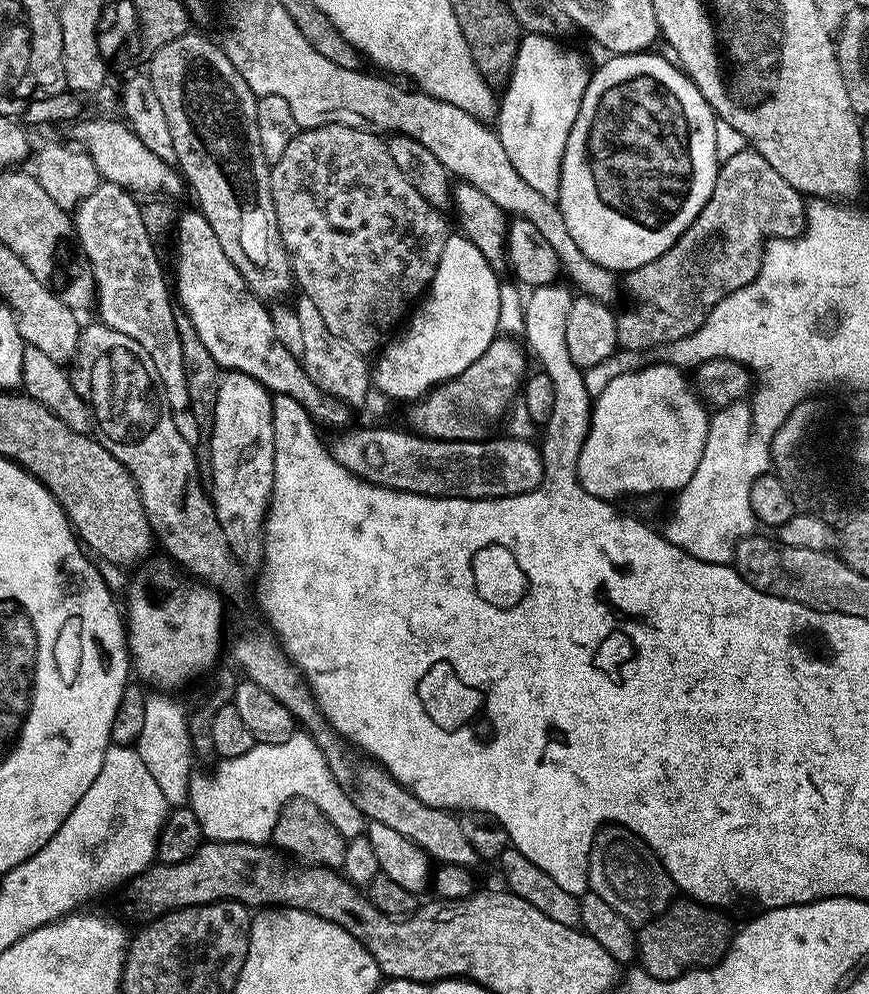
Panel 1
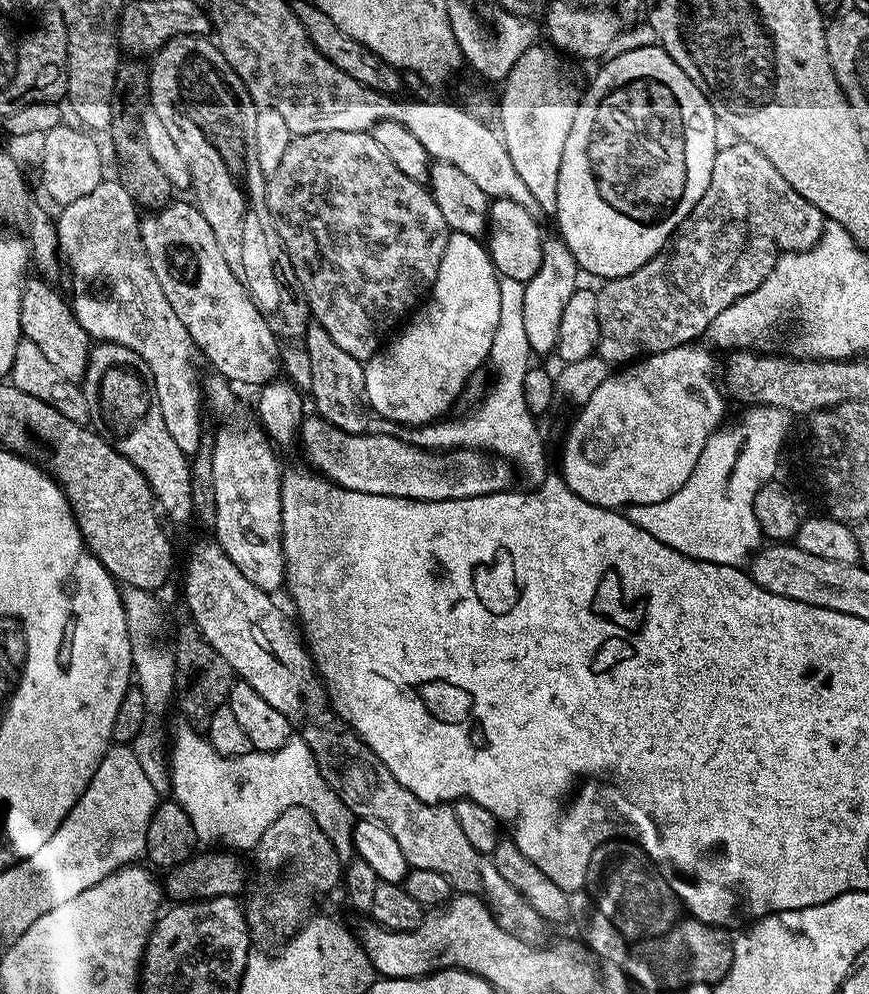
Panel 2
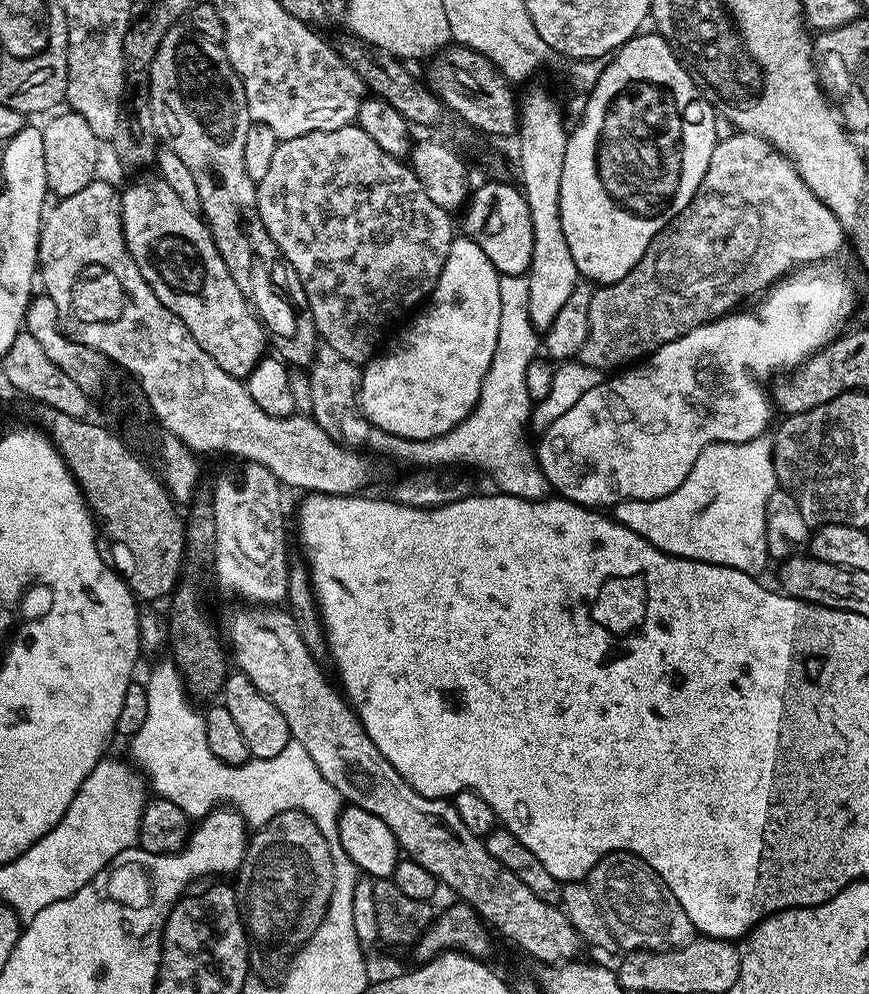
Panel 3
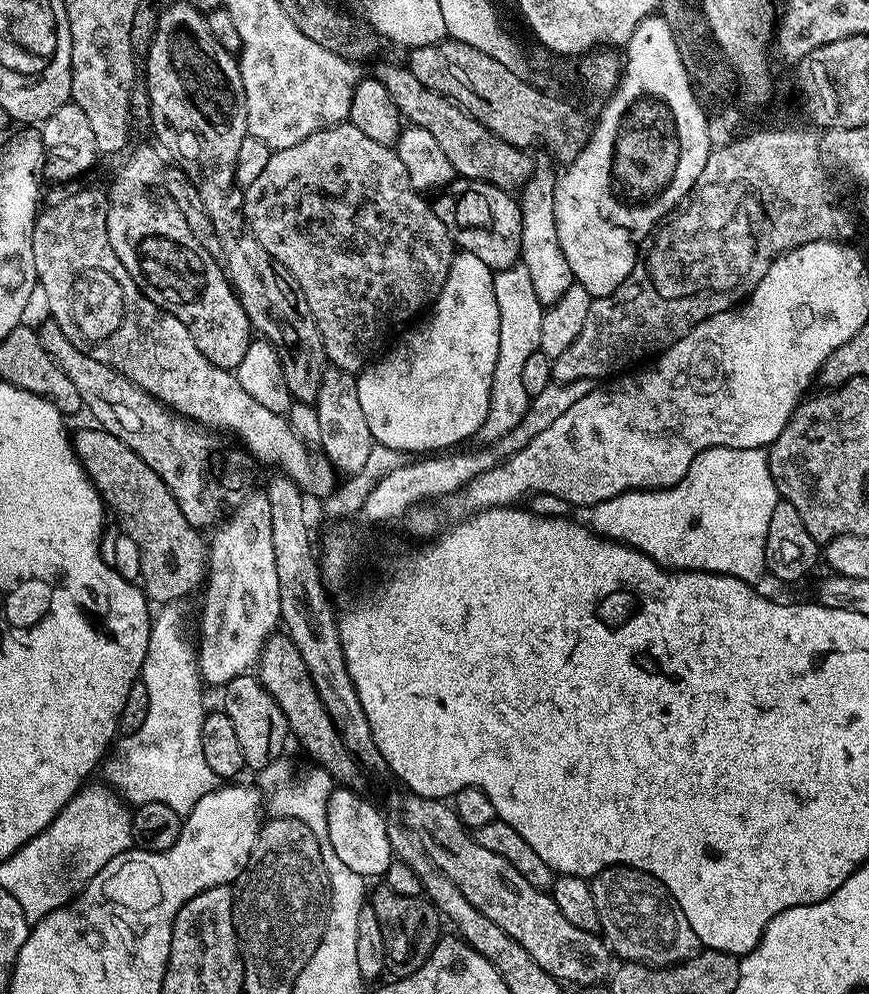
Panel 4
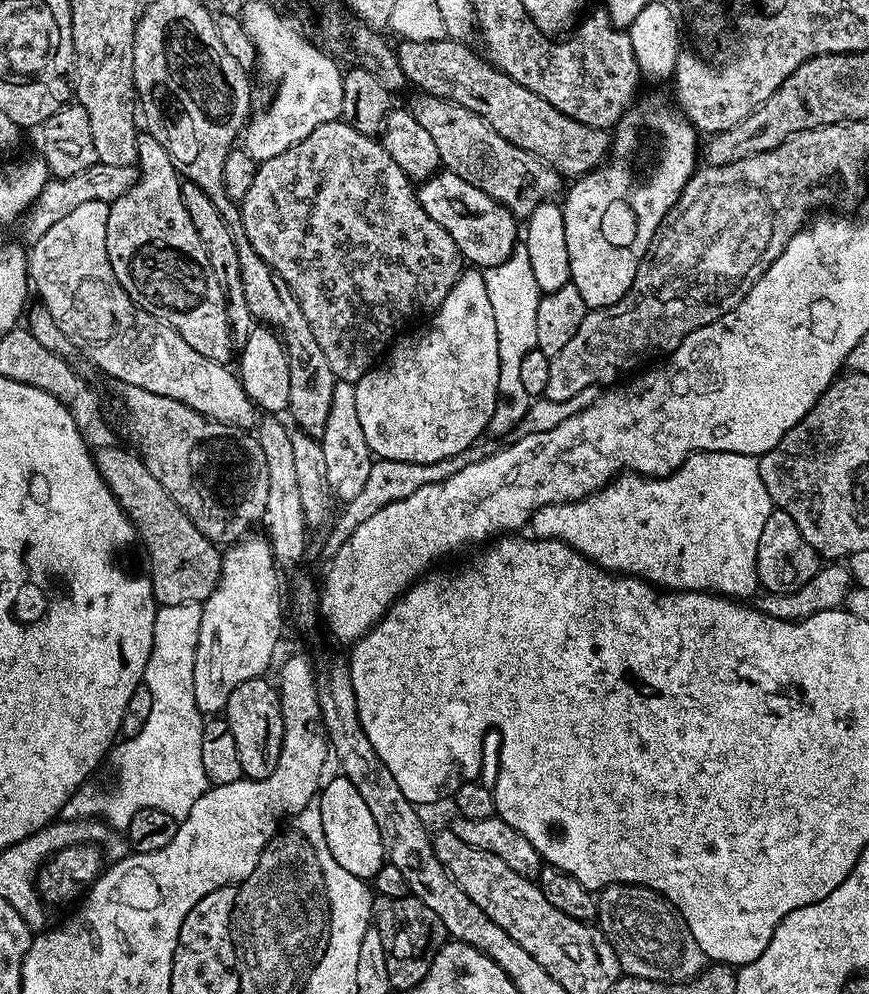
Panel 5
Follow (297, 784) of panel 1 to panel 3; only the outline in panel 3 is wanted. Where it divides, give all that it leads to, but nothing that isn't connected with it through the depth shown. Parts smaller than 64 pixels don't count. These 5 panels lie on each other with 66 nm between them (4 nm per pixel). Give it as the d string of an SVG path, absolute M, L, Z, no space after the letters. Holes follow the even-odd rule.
M165 658L153 666L146 687L146 722L142 722L142 730L131 737L131 759L157 797L174 802L178 810L196 822L203 820L213 808L234 808L252 830L286 810L298 810L306 813L314 826L324 832L333 854L342 853L342 838L338 838L340 795L322 778L318 766L314 766L310 754L306 754L300 744L289 742L286 750L274 754L274 758L250 758L244 764L227 764L211 753L210 742L202 735L201 713L196 713L197 705L185 691L184 680L171 659Z

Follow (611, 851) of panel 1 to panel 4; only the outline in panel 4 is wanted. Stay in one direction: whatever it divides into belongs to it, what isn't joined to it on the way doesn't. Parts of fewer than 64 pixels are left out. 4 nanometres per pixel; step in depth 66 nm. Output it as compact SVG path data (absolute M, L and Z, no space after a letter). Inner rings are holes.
M617 866L602 870L591 877L590 883L600 919L600 932L609 949L617 957L621 956L621 961L671 966L681 964L701 951L700 939L694 934L690 922L686 922L682 906L678 906L668 893L667 886L658 883L648 873Z

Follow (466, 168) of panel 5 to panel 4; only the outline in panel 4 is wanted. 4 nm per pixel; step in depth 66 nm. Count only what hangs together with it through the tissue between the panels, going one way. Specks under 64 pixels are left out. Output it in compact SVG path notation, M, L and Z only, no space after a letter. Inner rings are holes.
M380 64L374 72L374 78L390 90L394 106L398 106L401 117L408 124L422 126L430 130L430 135L442 146L450 166L454 166L457 177L465 180L481 180L499 188L509 190L523 189L534 171L532 160L523 148L516 148L502 138L496 137L490 129L476 121L452 100L442 94L434 93L424 83L418 82L409 67L400 64Z

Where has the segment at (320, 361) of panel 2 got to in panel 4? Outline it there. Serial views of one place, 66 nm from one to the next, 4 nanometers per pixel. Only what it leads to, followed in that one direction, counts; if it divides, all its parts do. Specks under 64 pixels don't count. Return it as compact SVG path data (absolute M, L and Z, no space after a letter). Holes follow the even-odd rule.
M325 367L314 407L321 430L319 447L322 454L332 463L337 473L345 477L353 476L362 470L362 466L366 466L366 457L374 443L370 426L366 426L366 417L362 414L362 405L358 403L356 376L341 368Z

